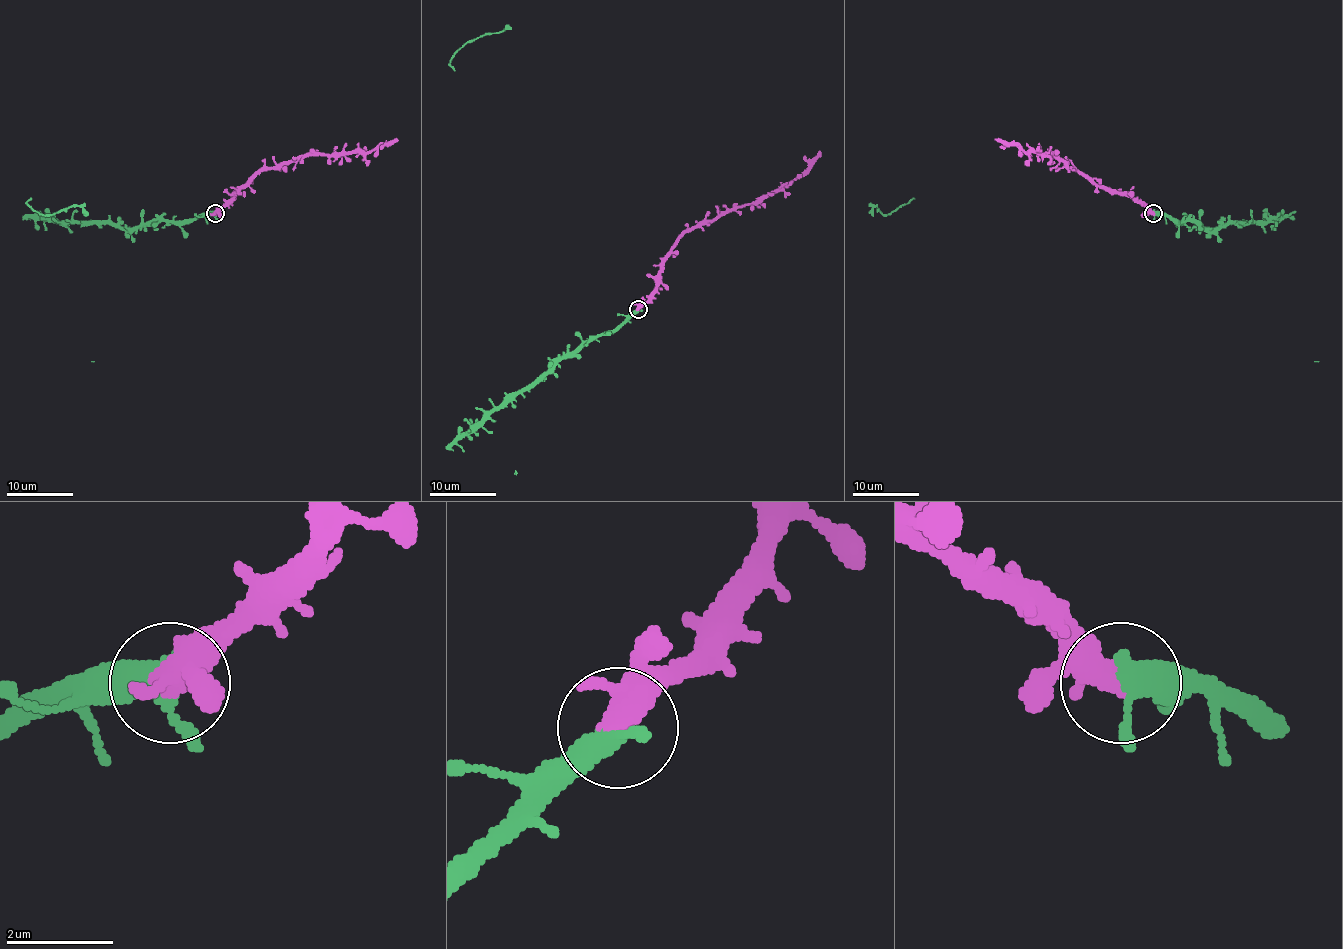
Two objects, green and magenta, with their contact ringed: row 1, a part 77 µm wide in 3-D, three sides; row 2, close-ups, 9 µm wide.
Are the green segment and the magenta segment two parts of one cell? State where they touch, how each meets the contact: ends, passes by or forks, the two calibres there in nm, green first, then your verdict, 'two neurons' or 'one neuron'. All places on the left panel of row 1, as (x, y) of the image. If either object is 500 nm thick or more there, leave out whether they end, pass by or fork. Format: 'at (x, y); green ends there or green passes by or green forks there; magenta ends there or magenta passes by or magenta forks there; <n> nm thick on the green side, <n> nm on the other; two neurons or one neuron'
at (215, 213); green passes by; magenta passes by; 400 nm thick on the green side, 400 nm on the other; one neuron

